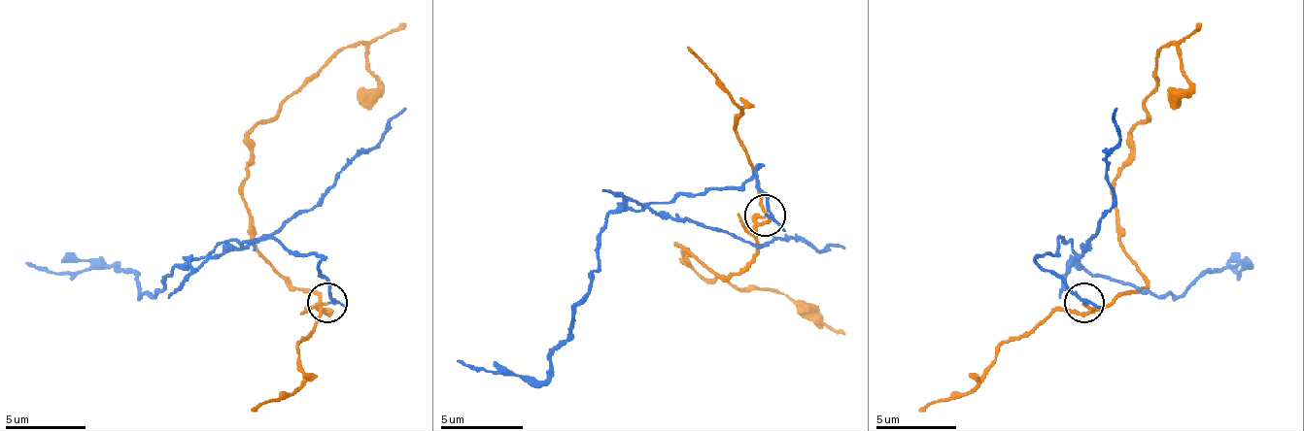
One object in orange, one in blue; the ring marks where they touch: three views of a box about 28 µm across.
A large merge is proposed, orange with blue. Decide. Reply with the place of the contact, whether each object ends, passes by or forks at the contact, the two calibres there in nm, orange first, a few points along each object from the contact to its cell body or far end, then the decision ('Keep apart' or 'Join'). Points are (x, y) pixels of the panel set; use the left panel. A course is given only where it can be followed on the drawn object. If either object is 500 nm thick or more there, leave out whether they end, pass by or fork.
Place: (327, 303). At the ring orange passes by. At the ring blue passes by. Thickness 170 nm (orange) against 150 nm. Course of orange: (326, 304), (290, 287), (254, 239), (241, 195), (250, 135), (346, 46), (366, 49), (378, 82), (366, 111). Course of blue: (326, 304), (322, 259), (274, 239), (225, 239), (141, 295), (109, 263), (24, 263). Keep apart

